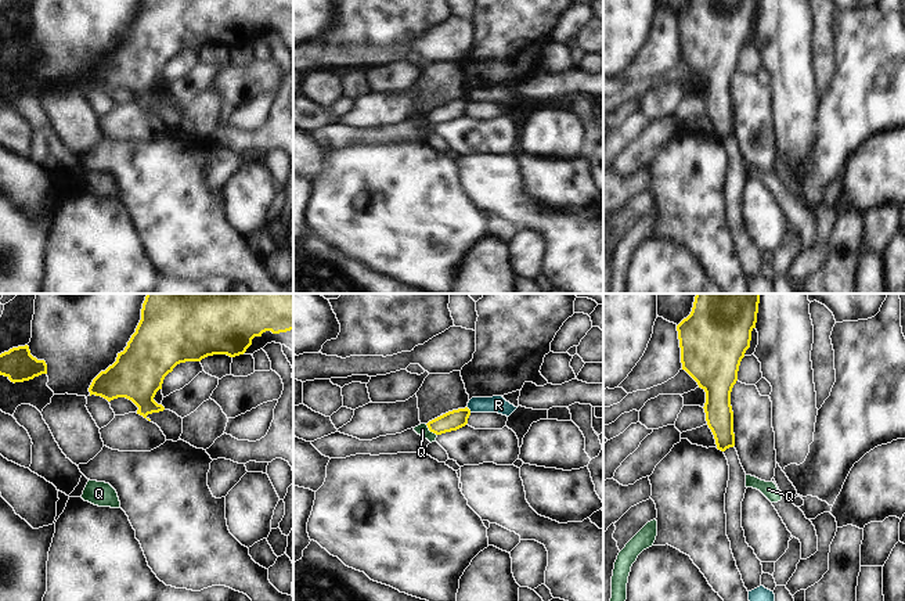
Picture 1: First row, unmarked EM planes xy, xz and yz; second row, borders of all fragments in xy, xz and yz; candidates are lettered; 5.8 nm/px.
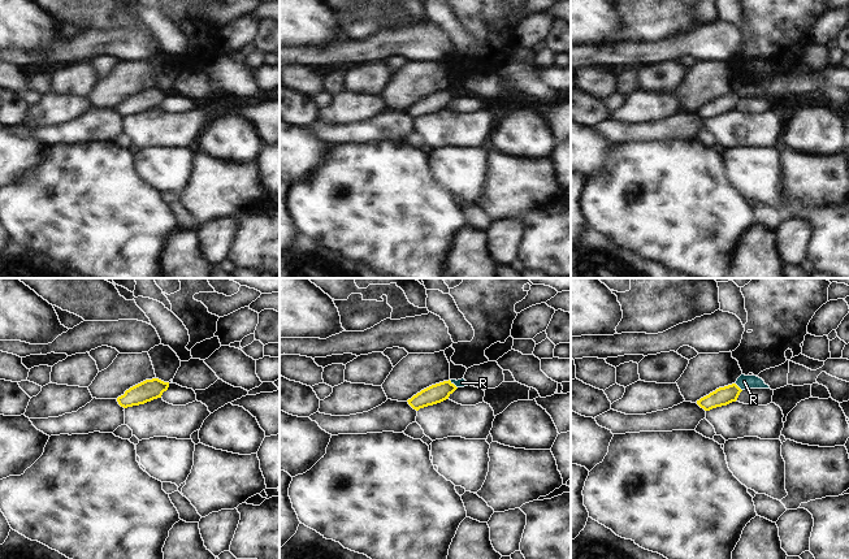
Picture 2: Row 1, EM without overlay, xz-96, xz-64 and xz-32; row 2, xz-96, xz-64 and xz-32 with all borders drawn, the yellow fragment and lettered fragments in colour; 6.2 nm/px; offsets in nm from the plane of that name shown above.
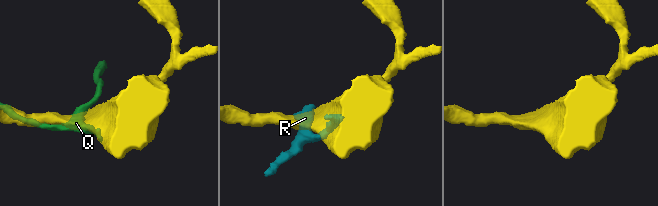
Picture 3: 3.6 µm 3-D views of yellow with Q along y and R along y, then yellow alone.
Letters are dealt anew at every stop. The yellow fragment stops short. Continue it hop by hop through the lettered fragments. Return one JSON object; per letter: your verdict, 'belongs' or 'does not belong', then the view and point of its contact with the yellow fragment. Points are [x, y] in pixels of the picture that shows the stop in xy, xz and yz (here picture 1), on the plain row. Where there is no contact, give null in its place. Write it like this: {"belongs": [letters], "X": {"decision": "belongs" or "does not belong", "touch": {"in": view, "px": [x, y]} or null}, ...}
{"belongs": [], "Q": {"decision": "does not belong", "touch": {"in": "xz", "px": [431, 121]}}, "R": {"decision": "does not belong", "touch": {"in": "xz", "px": [469, 100]}}}

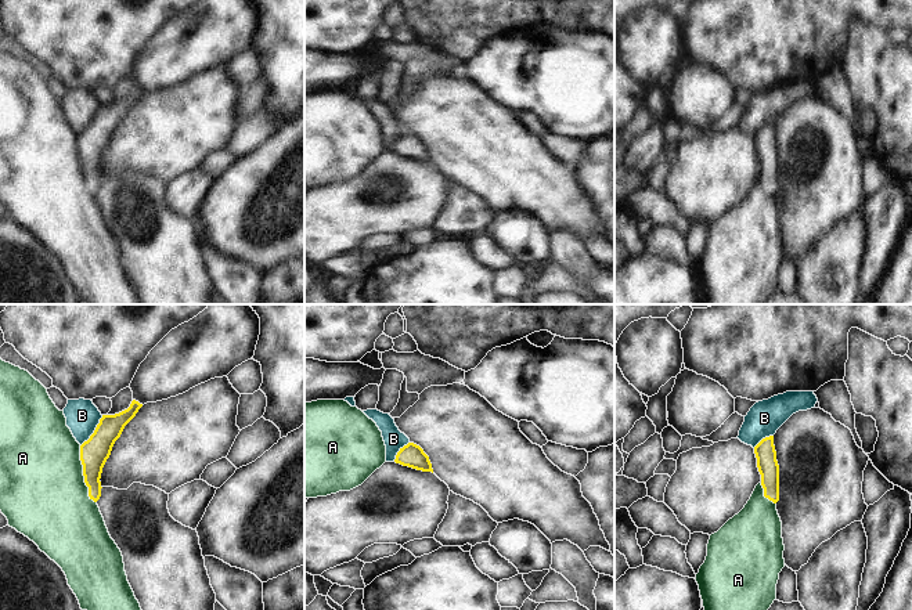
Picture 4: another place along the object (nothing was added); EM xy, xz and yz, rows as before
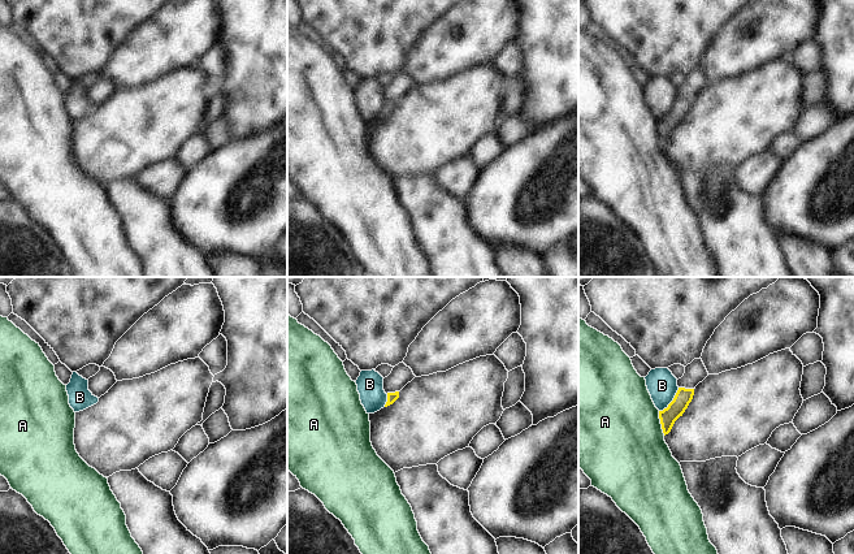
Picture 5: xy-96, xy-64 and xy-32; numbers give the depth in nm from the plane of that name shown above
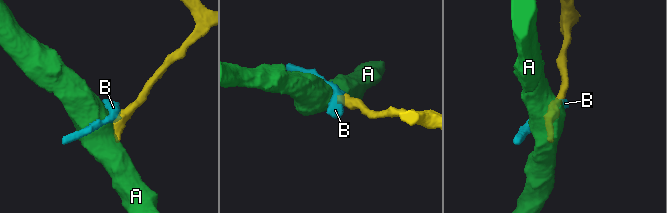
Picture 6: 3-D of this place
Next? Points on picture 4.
{"belongs": [], "A": {"decision": "does not belong", "touch": {"in": "xy", "px": [83, 165]}}, "B": {"decision": "does not belong", "touch": {"in": "xy", "px": [94, 121]}}}

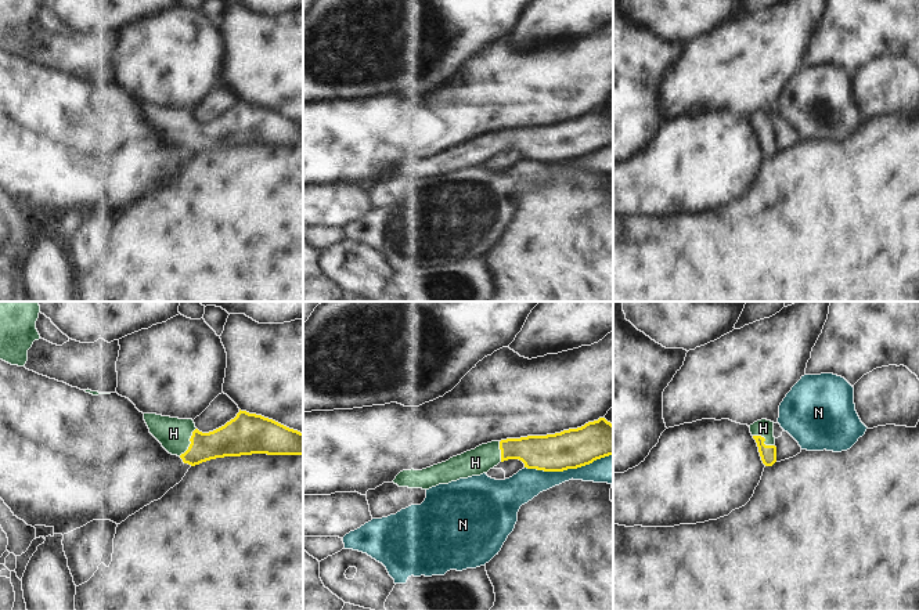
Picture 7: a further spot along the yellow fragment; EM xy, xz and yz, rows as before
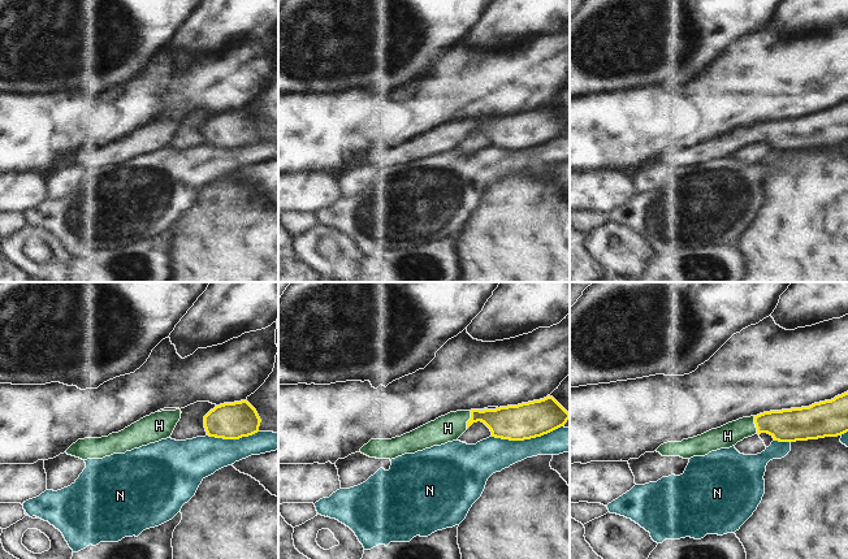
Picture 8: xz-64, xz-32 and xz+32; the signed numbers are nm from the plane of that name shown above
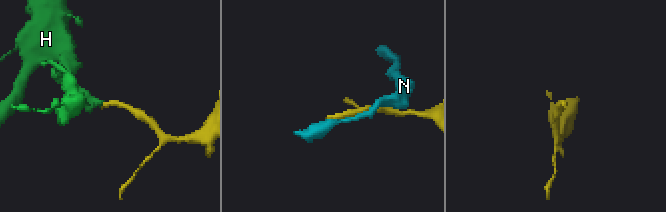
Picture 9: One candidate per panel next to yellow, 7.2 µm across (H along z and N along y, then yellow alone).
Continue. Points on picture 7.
{"belongs": ["H"], "H": {"decision": "belongs", "touch": {"in": "xy", "px": [191, 133]}}, "N": {"decision": "does not belong", "touch": {"in": "xz", "px": [568, 158]}}}

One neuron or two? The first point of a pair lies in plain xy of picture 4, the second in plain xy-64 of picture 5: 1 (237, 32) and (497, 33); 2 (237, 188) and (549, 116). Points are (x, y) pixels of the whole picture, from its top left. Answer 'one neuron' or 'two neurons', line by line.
1: one neuron
2: two neurons

